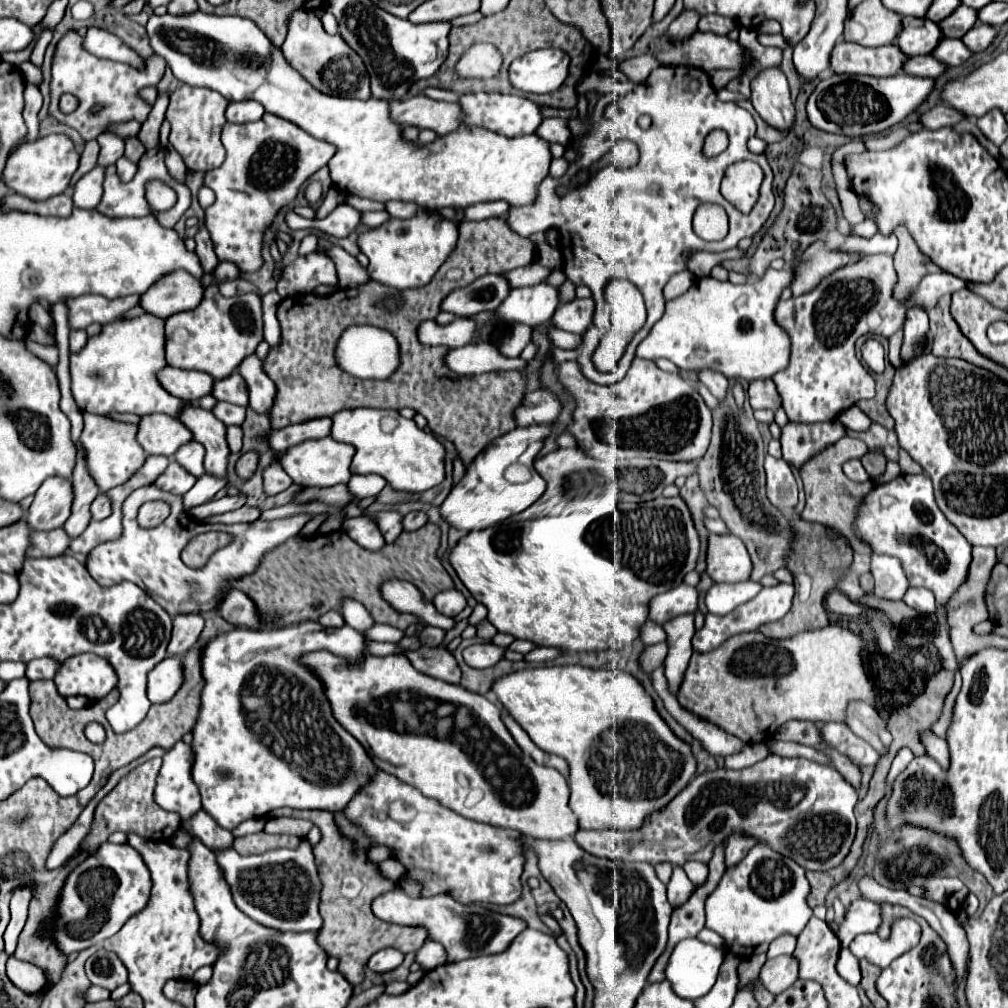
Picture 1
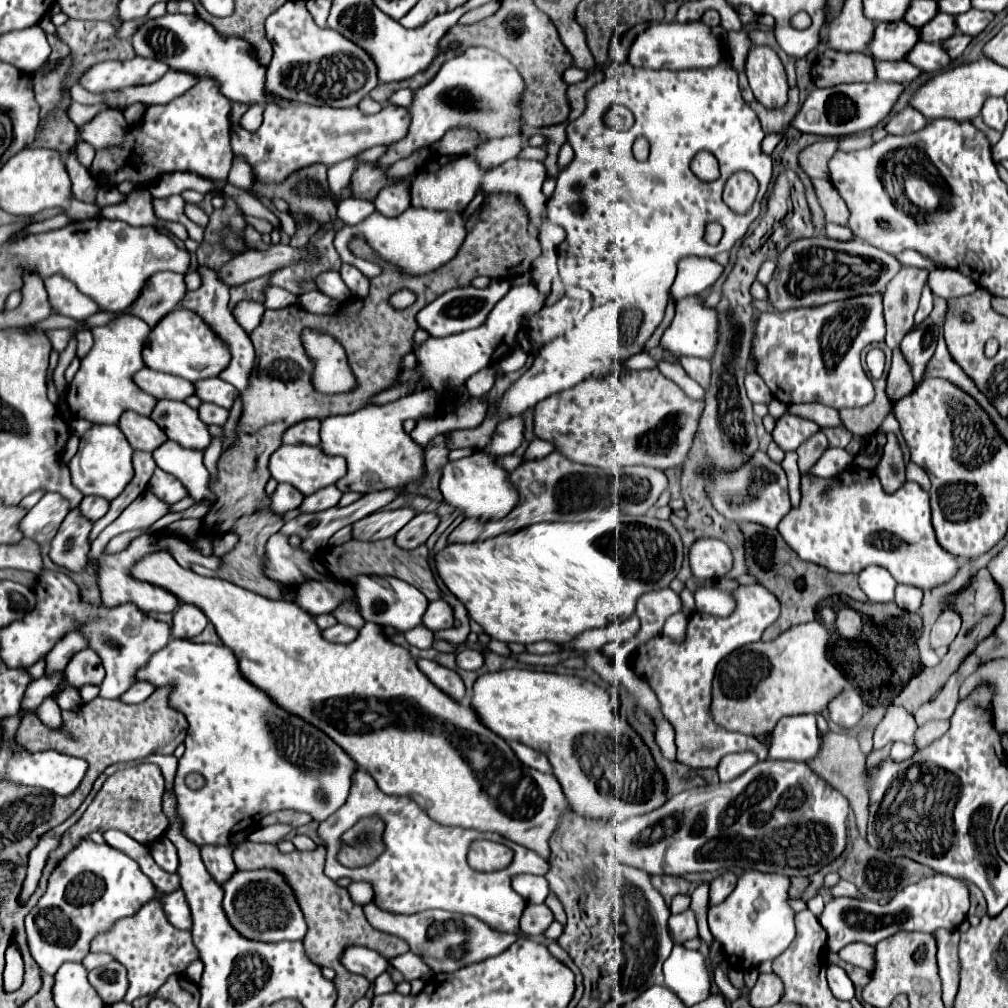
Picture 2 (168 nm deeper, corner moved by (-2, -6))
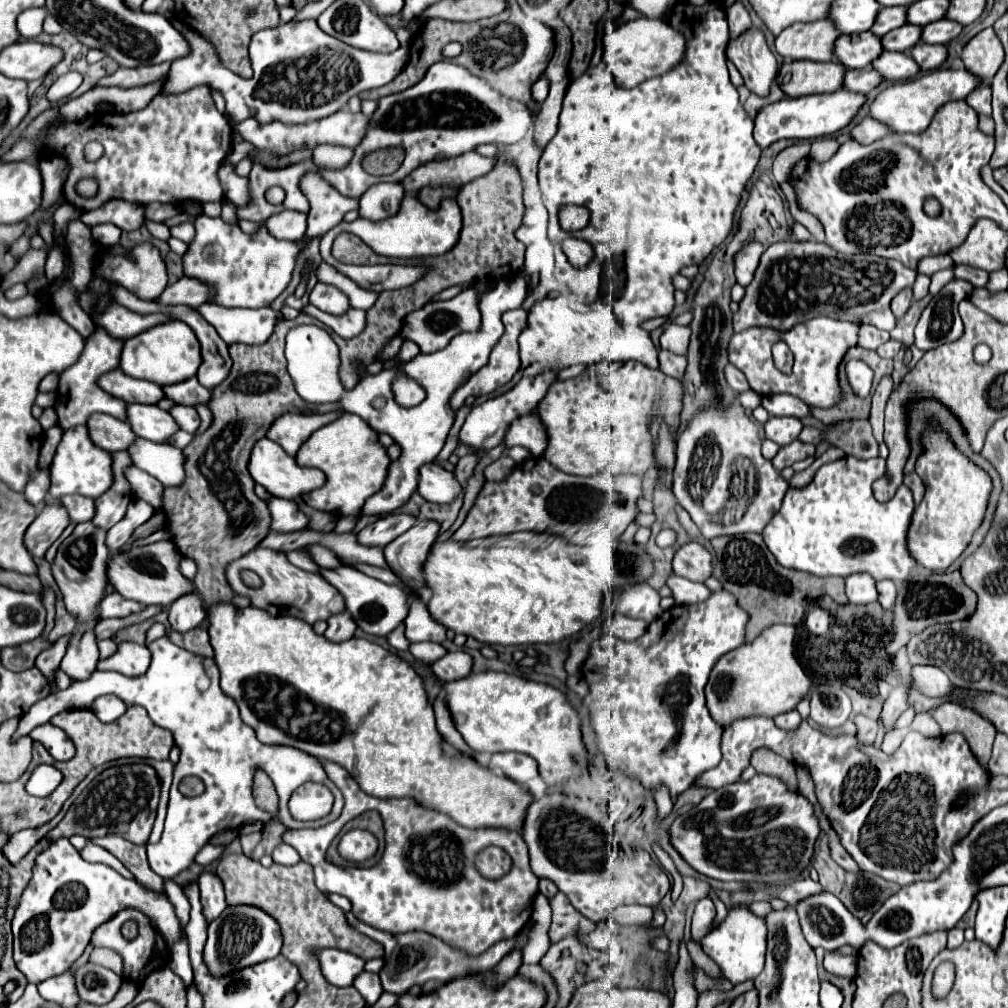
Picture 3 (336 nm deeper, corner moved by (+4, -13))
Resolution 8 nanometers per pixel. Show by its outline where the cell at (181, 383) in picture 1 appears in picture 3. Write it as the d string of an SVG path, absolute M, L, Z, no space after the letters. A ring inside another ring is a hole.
M112 370L104 376L100 376L98 384L102 390L106 390L108 394L112 394L116 398L122 398L128 404L134 404L134 402L158 404L164 398L162 386L158 386L154 382L132 378L132 376L124 374L122 370Z

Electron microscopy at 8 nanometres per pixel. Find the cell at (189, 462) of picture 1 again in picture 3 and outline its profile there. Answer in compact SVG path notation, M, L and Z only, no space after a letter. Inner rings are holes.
M138 438L130 446L130 458L134 460L134 466L140 470L146 470L150 476L158 478L164 486L180 486L186 480L186 456L180 448L170 444L154 444L148 440Z

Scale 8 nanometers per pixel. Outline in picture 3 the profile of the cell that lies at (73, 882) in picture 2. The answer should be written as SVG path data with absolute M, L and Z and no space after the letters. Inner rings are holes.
M66 838L56 840L36 858L34 876L12 920L16 966L32 984L62 974L82 956L90 932L126 908L144 912L152 926L166 938L168 946L184 938L184 928L166 892L154 892L136 880L126 880L106 864L86 862Z

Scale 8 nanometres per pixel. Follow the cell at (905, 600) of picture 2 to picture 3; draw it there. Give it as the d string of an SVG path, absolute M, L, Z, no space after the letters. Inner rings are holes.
M880 580L878 582L878 602L882 604L882 608L886 610L892 610L894 608L894 602L896 602L896 596L898 596L898 590L894 586L894 582L890 580Z

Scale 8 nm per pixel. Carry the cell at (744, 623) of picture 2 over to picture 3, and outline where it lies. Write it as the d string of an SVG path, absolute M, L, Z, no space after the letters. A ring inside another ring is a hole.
M718 590L714 592L706 602L700 602L700 604L690 604L690 606L674 606L670 610L666 610L654 624L648 626L648 630L634 642L620 642L620 640L614 640L612 636L600 636L596 646L592 648L590 656L586 658L584 666L582 666L582 674L584 678L588 680L590 684L590 694L584 698L584 704L586 708L590 710L590 716L592 716L592 726L598 734L598 746L600 750L606 754L606 760L608 760L608 766L612 770L626 770L628 776L632 778L638 778L646 788L650 788L652 792L656 790L658 784L666 784L670 788L670 794L672 798L676 798L682 790L686 790L688 786L692 786L696 782L696 778L700 774L704 774L706 770L718 766L720 758L722 758L722 752L720 752L720 740L722 740L722 728L710 718L710 712L706 708L706 700L704 700L704 686L708 682L708 676L714 668L714 664L730 650L734 648L740 648L744 642L746 642L746 624L748 624L748 618L750 614L738 606L736 602L736 596L732 596L730 592L726 590Z

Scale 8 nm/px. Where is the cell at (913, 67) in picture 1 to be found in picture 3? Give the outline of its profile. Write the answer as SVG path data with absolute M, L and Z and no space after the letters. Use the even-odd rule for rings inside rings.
M862 68L862 70L848 70L846 72L846 84L844 88L848 90L856 90L856 92L862 92L862 94L868 94L870 90L878 88L880 84L884 82L884 78L874 72L872 68Z

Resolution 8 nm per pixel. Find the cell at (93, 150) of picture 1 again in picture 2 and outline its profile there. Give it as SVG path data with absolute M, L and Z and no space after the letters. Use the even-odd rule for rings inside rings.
M78 141L74 145L74 153L78 157L78 161L84 165L84 167L90 167L92 165L92 159L94 159L94 147L84 143L84 141Z

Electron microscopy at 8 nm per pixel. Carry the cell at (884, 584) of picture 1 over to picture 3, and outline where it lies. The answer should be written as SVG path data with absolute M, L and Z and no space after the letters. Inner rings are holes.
M852 574L846 578L846 596L852 604L872 604L878 600L876 580L870 574Z

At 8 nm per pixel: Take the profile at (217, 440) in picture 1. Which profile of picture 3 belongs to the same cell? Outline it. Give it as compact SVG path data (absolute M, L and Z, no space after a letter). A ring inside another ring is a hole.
M130 404L128 422L134 428L136 436L150 442L160 442L160 444L168 444L168 440L180 430L172 414L158 408L156 404L154 406Z

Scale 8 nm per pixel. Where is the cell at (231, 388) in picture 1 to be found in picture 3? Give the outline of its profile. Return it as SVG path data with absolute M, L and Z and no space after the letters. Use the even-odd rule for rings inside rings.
M196 378L184 380L182 384L164 386L164 392L176 404L188 404L188 406L210 404L210 398L212 398L212 392L208 388L202 388L202 384Z

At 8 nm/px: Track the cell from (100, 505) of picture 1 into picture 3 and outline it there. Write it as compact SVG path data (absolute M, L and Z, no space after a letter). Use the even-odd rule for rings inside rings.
M66 496L66 500L60 500L68 514L70 514L70 520L74 524L80 524L80 522L90 522L96 514L96 508L94 508L94 500L90 498L84 498L84 496Z

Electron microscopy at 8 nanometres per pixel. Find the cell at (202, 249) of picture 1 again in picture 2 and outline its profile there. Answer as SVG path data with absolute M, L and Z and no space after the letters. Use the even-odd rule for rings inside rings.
M200 267L198 269L200 275L204 277L202 279L202 287L196 289L196 291L190 291L184 301L180 301L180 307L184 309L190 309L194 311L196 315L202 317L202 321L228 345L228 351L232 353L232 361L228 363L228 367L224 369L224 373L220 373L220 379L234 385L238 391L244 391L248 387L248 377L250 377L250 371L252 371L252 365L254 365L254 347L250 343L250 337L248 333L234 321L232 313L230 313L230 307L228 307L228 287L218 279L218 275L208 269L208 267Z

